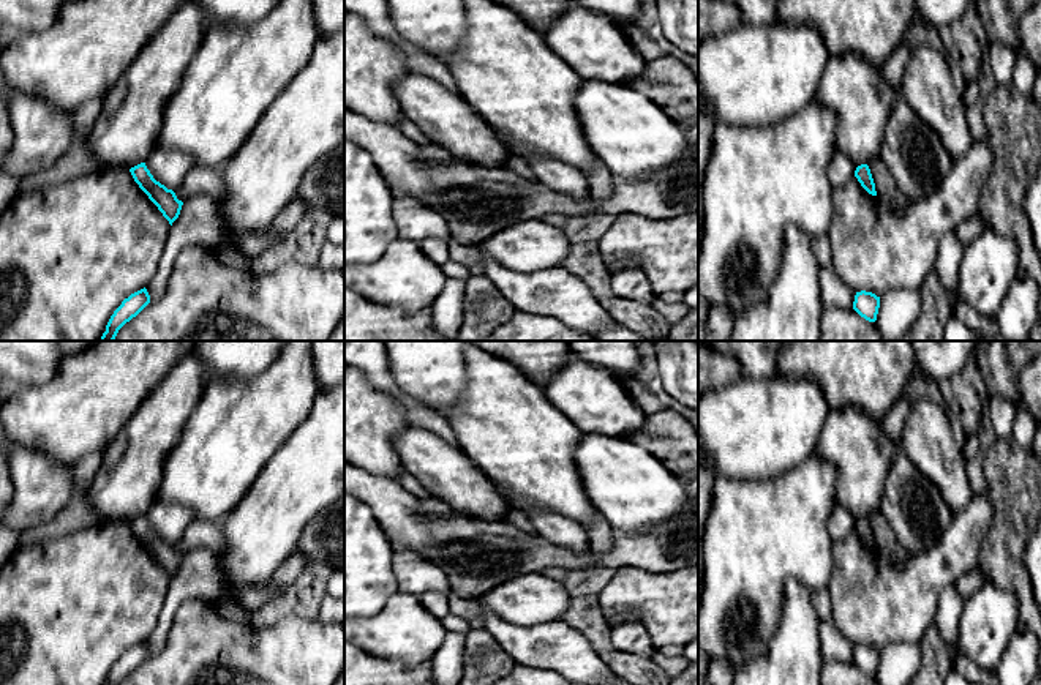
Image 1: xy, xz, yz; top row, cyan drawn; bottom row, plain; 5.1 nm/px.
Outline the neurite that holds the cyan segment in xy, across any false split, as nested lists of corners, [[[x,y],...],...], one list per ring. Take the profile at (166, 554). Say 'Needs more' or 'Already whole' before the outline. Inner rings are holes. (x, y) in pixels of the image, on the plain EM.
Already whole. [[[141,516],[130,522],[134,535],[148,549],[148,552],[158,560],[163,570],[172,576],[179,571],[183,556],[177,552],[172,543],[156,535],[145,516]]]

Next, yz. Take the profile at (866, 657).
Already whole. [[[866,644],[856,646],[855,655],[853,655],[853,663],[861,671],[864,671],[869,676],[875,676],[878,661],[880,661],[880,650],[877,650],[872,646],[866,646]]]

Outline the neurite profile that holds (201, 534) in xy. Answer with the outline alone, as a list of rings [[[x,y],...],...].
[[[196,521],[185,530],[182,540],[174,545],[177,552],[185,556],[193,548],[207,548],[213,554],[223,549],[220,522]]]

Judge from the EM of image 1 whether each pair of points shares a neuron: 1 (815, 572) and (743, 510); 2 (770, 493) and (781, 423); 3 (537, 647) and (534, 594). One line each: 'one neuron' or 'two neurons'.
1: one neuron
2: two neurons
3: two neurons

